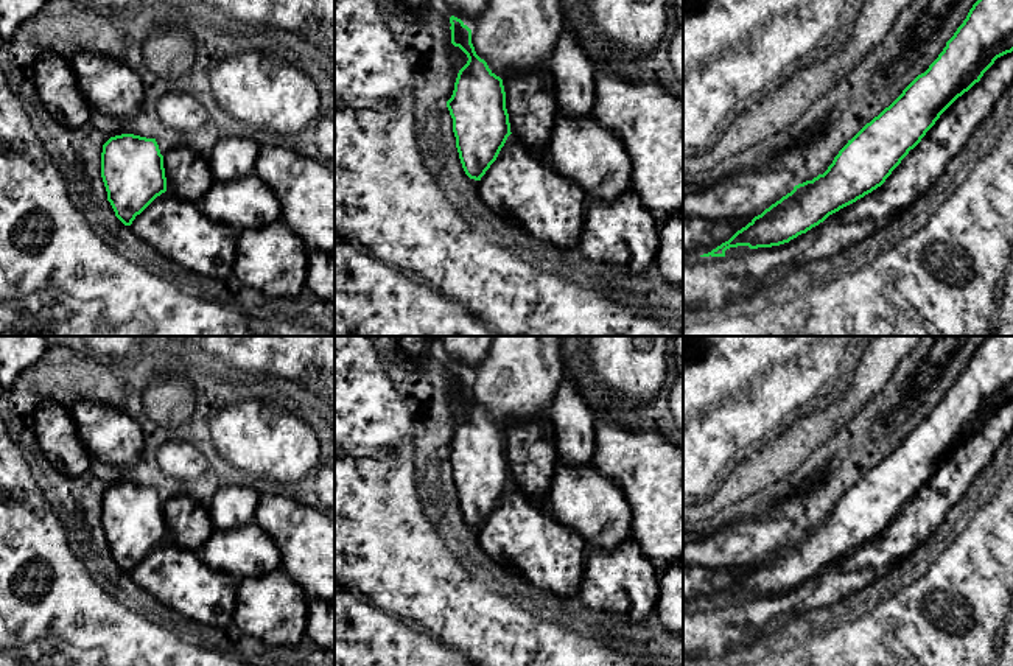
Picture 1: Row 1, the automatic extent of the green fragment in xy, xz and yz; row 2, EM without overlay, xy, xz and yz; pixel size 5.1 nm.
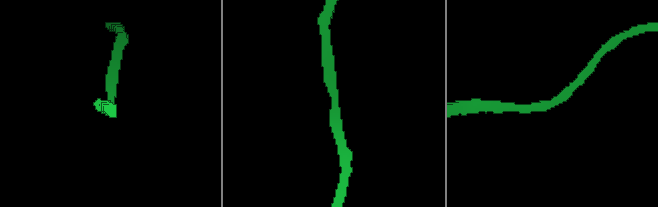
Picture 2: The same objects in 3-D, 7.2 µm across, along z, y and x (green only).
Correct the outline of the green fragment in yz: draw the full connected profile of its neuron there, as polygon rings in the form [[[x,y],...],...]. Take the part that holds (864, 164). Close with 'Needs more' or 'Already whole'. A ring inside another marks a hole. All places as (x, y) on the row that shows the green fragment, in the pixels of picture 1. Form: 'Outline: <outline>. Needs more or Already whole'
Outline: [[[977,0],[929,68],[918,75],[889,107],[848,140],[823,174],[795,185],[790,193],[755,216],[728,241],[700,257],[725,257],[727,249],[738,246],[758,249],[789,243],[823,223],[829,215],[871,193],[921,142],[940,115],[979,82],[997,58],[1011,51],[1013,0]]]. Already whole

